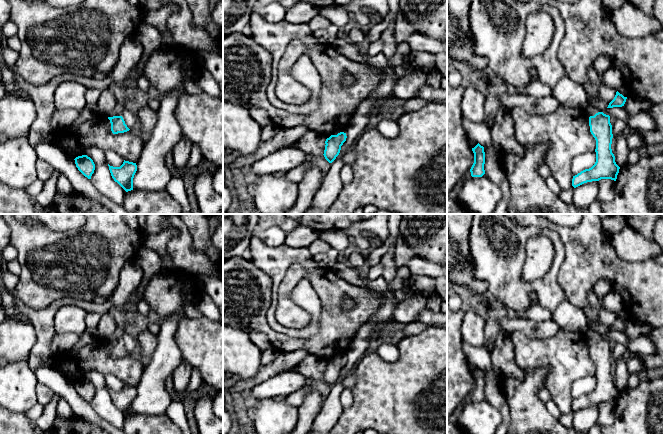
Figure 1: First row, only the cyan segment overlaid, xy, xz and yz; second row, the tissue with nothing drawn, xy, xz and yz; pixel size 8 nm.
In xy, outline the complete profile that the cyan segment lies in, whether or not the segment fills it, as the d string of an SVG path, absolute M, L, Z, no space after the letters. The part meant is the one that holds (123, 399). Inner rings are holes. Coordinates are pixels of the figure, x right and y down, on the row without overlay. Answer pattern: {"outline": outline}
{"outline": "M125 385L120 391L109 390L112 402L126 416L133 414L133 402L137 395L136 387Z"}

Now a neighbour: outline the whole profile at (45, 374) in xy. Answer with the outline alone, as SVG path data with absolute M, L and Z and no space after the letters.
M39 364L35 376L38 382L46 385L70 404L73 414L78 420L98 424L109 434L126 434L123 430L115 428L109 422L100 418L91 404L78 394L75 384L69 382L60 372L55 371L51 364Z

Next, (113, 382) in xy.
M106 374L105 382L108 388L113 391L120 391L124 386L124 383L113 374Z

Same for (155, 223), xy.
M147 214L145 223L145 232L150 234L158 234L163 231L167 225L168 218L166 214Z

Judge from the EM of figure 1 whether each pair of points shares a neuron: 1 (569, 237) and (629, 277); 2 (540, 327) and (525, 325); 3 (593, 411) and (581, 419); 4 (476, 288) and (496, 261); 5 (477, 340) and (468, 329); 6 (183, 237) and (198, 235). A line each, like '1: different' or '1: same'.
1: same
2: same
3: same
4: different
5: same
6: different

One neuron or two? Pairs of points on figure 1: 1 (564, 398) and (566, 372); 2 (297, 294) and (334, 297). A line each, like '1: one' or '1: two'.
1: one
2: two

